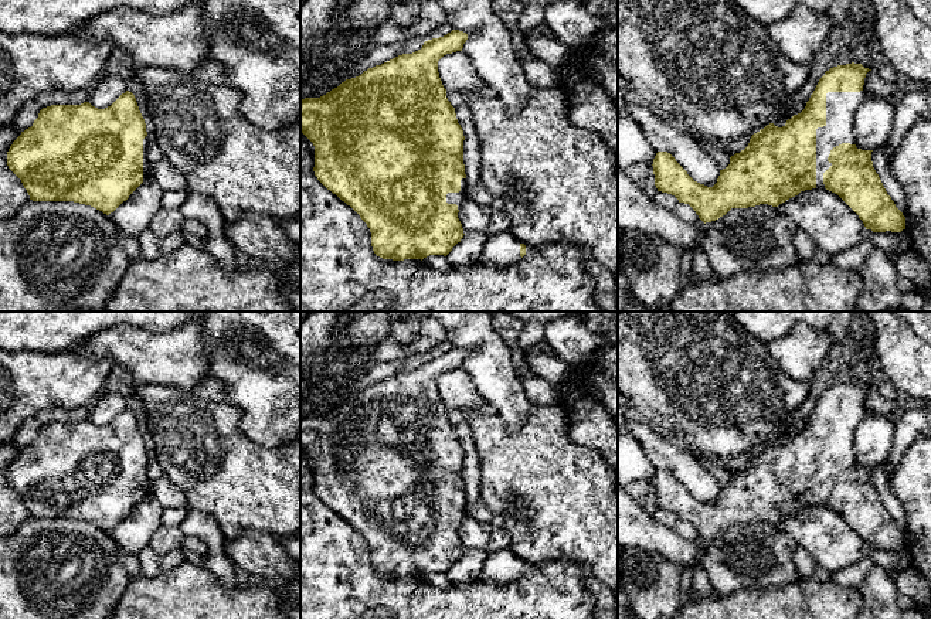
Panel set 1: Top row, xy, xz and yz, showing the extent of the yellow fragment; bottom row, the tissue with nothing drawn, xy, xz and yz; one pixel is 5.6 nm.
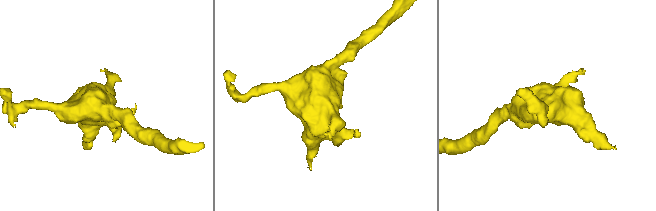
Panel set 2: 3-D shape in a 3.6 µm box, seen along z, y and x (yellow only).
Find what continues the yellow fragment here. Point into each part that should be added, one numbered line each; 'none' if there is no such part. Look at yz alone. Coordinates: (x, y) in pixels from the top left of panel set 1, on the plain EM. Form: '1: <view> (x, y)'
1: yz (841, 424)

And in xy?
1: xy (146, 483)

